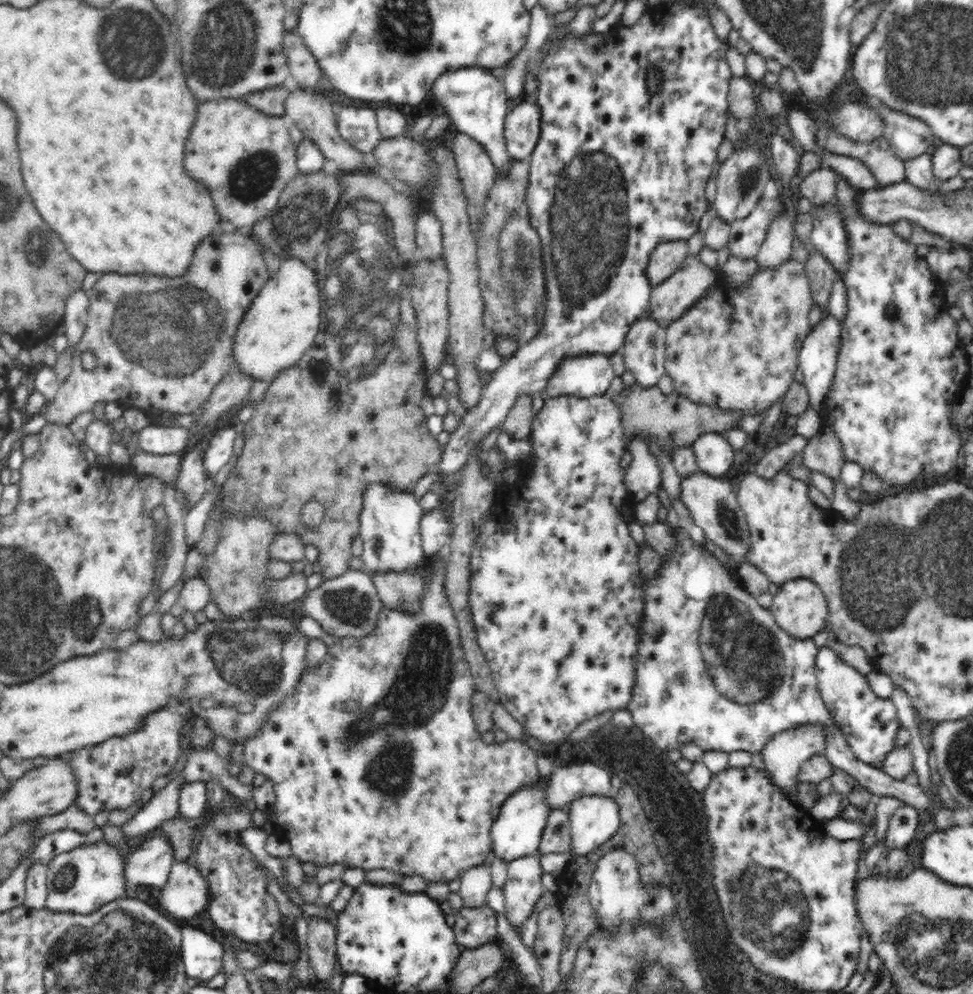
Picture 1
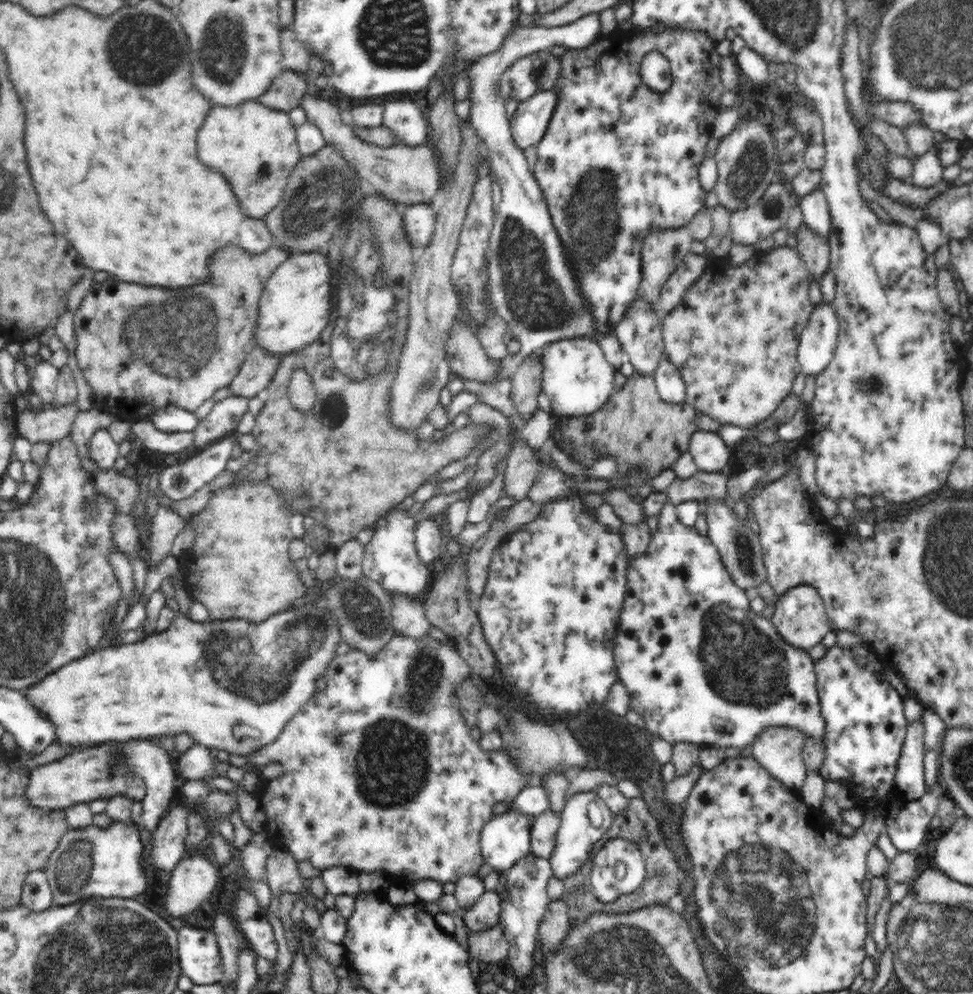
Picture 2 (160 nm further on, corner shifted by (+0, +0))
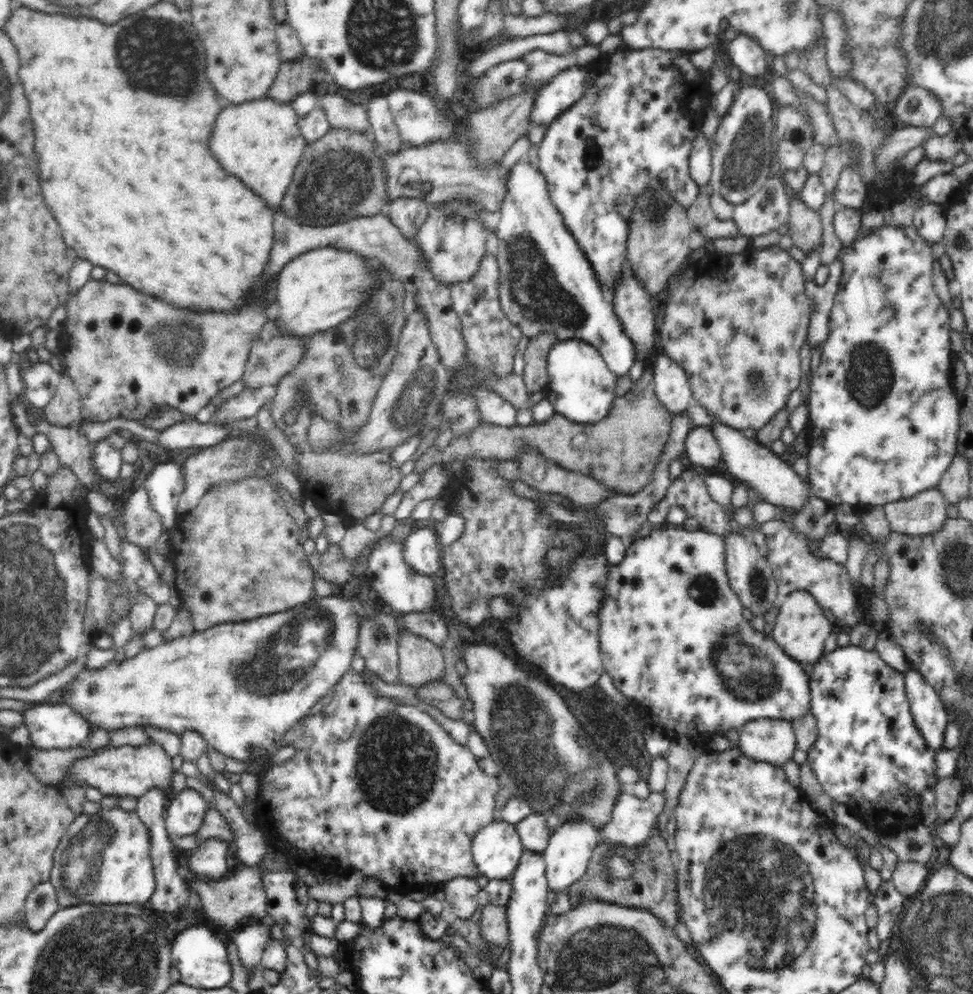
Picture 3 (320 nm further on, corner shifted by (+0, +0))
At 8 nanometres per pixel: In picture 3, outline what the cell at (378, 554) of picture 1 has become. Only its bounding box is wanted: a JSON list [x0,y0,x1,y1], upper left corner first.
[366,538,439,616]

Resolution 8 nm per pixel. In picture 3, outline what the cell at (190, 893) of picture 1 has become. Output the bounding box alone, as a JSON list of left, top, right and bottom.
[190,838,228,881]

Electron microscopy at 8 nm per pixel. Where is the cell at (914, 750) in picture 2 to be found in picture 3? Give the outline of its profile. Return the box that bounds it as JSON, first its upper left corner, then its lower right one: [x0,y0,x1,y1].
[903,669,950,749]

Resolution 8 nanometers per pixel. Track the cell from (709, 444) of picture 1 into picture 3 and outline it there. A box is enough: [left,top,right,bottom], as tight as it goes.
[685,426,722,469]

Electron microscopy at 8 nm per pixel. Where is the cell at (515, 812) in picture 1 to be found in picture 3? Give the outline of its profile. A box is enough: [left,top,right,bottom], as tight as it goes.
[471,820,525,880]

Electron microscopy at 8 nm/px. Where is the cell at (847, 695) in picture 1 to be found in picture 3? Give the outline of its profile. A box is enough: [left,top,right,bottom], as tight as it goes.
[807,645,939,833]

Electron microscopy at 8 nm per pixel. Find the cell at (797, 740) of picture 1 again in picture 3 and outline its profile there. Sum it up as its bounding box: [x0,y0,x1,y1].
[735,718,797,767]

